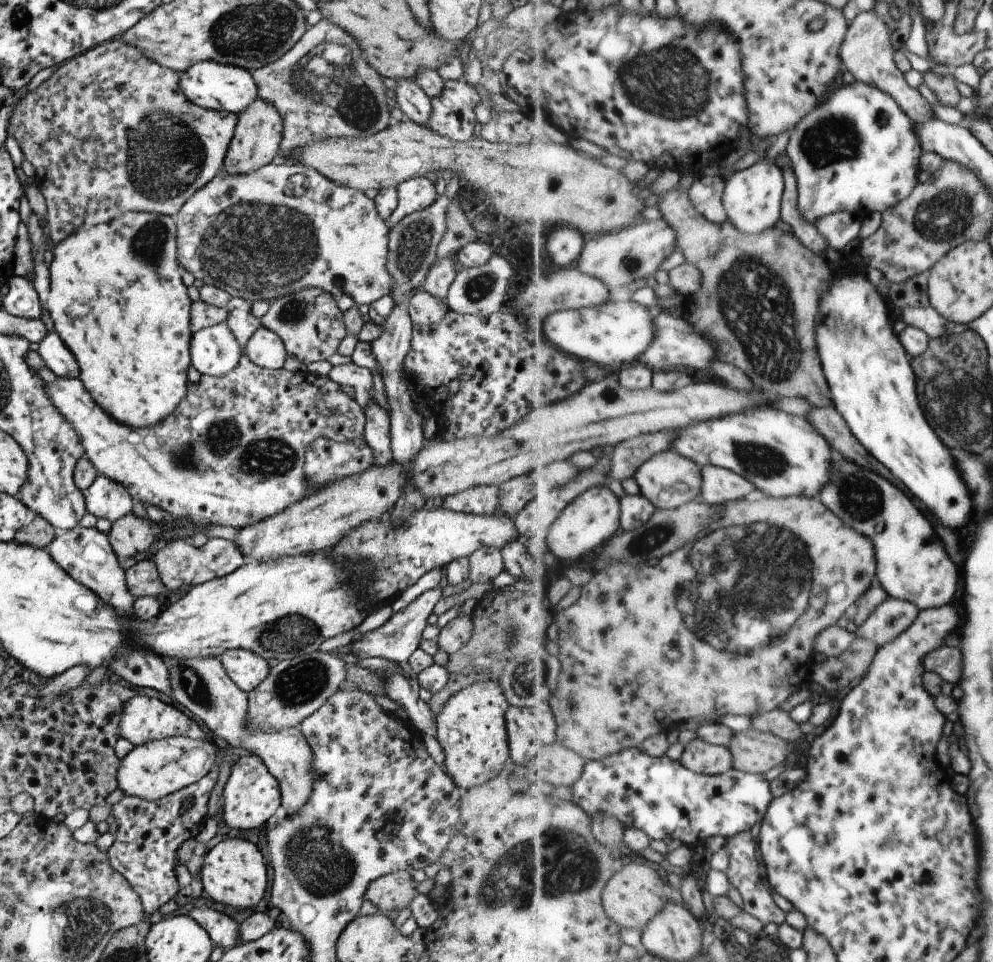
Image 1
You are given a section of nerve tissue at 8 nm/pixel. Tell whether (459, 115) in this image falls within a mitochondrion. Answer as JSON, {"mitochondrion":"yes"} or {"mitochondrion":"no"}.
{"mitochondrion":"no"}

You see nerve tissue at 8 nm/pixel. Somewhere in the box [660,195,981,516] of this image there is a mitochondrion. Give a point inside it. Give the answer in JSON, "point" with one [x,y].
{"point":[756,303]}

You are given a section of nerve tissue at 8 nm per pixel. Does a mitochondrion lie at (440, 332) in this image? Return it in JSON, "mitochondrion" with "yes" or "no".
{"mitochondrion":"no"}

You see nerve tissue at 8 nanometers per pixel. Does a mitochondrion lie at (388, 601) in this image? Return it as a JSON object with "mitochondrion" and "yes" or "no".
{"mitochondrion":"no"}

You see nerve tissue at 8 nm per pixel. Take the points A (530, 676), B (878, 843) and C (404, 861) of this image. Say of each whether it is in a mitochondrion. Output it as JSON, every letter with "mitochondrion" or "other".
{"A":"mitochondrion","B":"mitochondrion","C":"other"}

